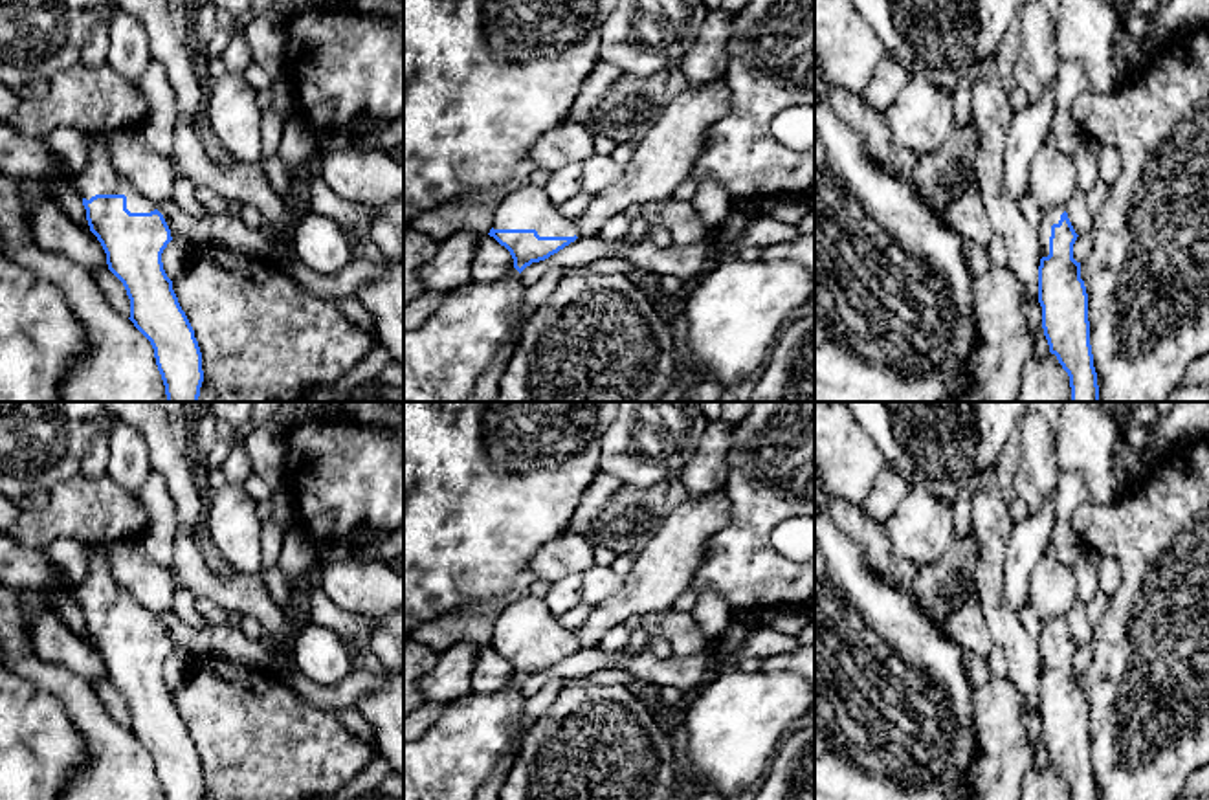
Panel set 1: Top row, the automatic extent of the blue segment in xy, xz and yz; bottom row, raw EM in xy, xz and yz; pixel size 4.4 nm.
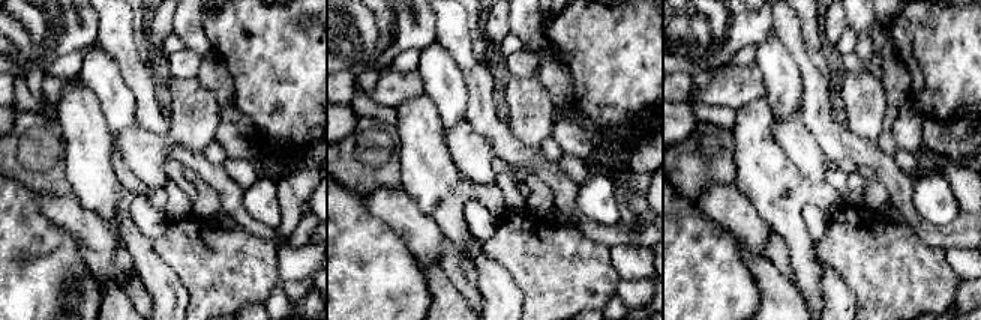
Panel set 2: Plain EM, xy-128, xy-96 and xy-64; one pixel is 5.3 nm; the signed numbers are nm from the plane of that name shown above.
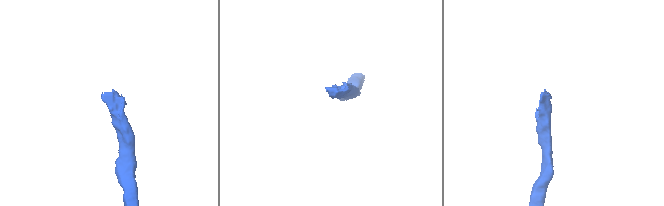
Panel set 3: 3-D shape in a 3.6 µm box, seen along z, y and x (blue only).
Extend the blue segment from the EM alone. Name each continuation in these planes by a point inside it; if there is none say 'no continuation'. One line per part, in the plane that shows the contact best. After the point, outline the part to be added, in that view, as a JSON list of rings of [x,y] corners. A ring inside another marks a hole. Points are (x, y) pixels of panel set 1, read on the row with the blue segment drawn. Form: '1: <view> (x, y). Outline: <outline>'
1: xz (529, 208). Outline: [[[530,183],[501,200],[494,229],[536,229],[539,237],[582,237],[576,220],[565,217],[543,187]]]

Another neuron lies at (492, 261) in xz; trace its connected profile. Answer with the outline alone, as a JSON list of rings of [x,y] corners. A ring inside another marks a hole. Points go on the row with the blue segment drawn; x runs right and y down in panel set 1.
[[[482,235],[471,262],[471,283],[495,283],[510,275],[514,259],[494,237]]]

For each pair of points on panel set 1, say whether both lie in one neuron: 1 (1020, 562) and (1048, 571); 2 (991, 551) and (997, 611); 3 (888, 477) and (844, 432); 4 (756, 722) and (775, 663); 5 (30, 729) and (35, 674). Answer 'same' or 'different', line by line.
1: different
2: same
3: different
4: different
5: different

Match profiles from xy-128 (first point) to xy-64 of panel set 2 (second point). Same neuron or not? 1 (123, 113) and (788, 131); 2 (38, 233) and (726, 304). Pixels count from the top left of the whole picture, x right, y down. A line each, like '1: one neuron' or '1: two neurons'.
1: two neurons
2: one neuron

